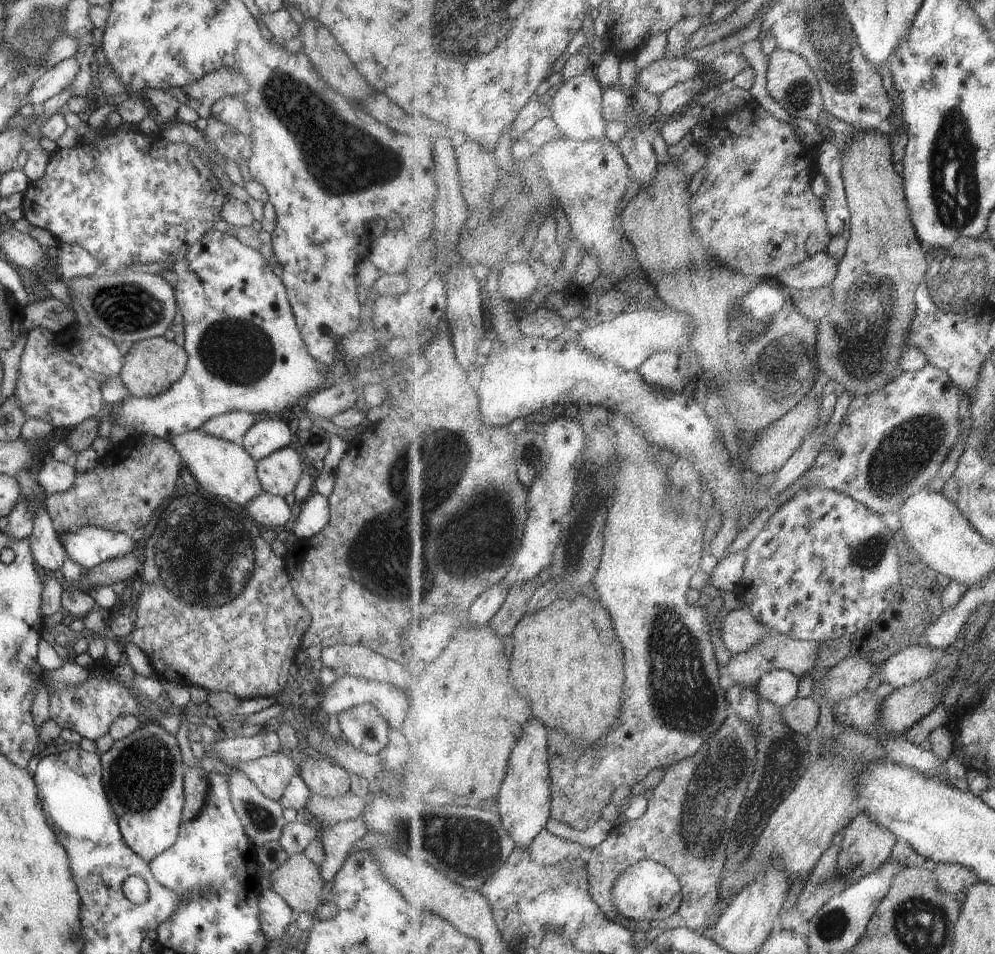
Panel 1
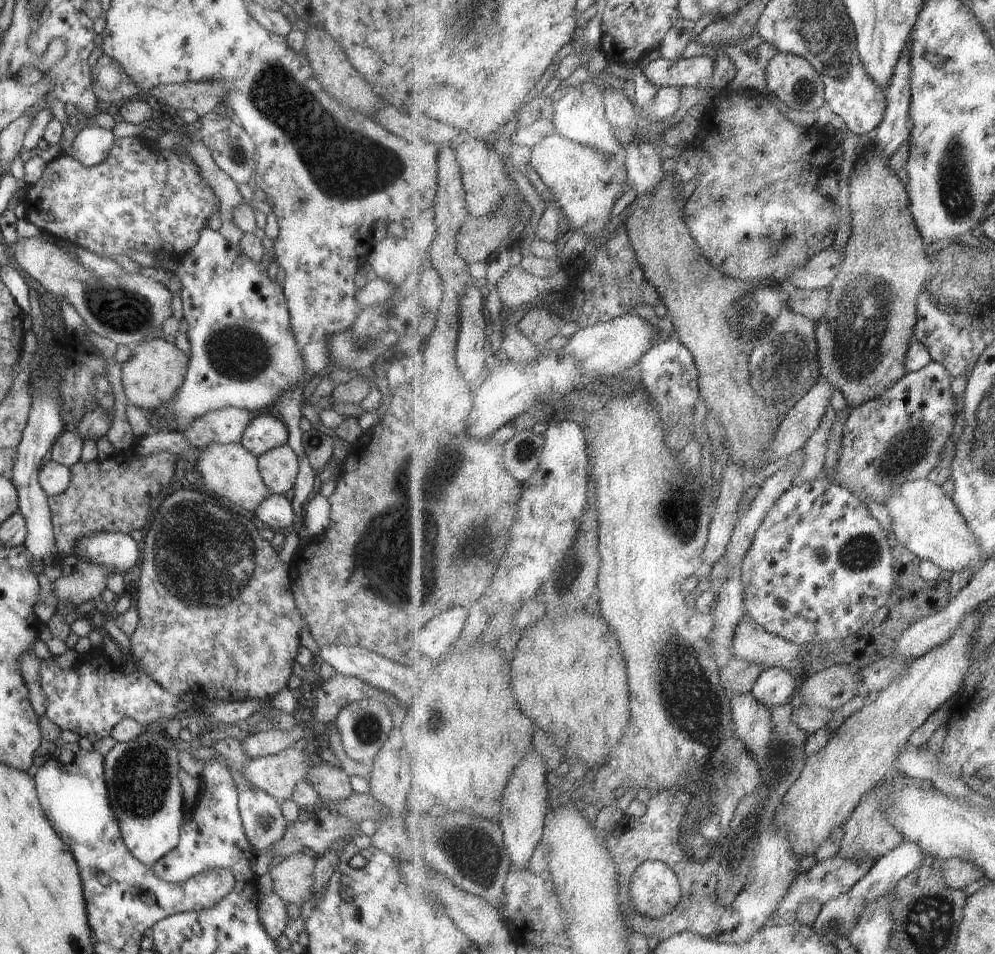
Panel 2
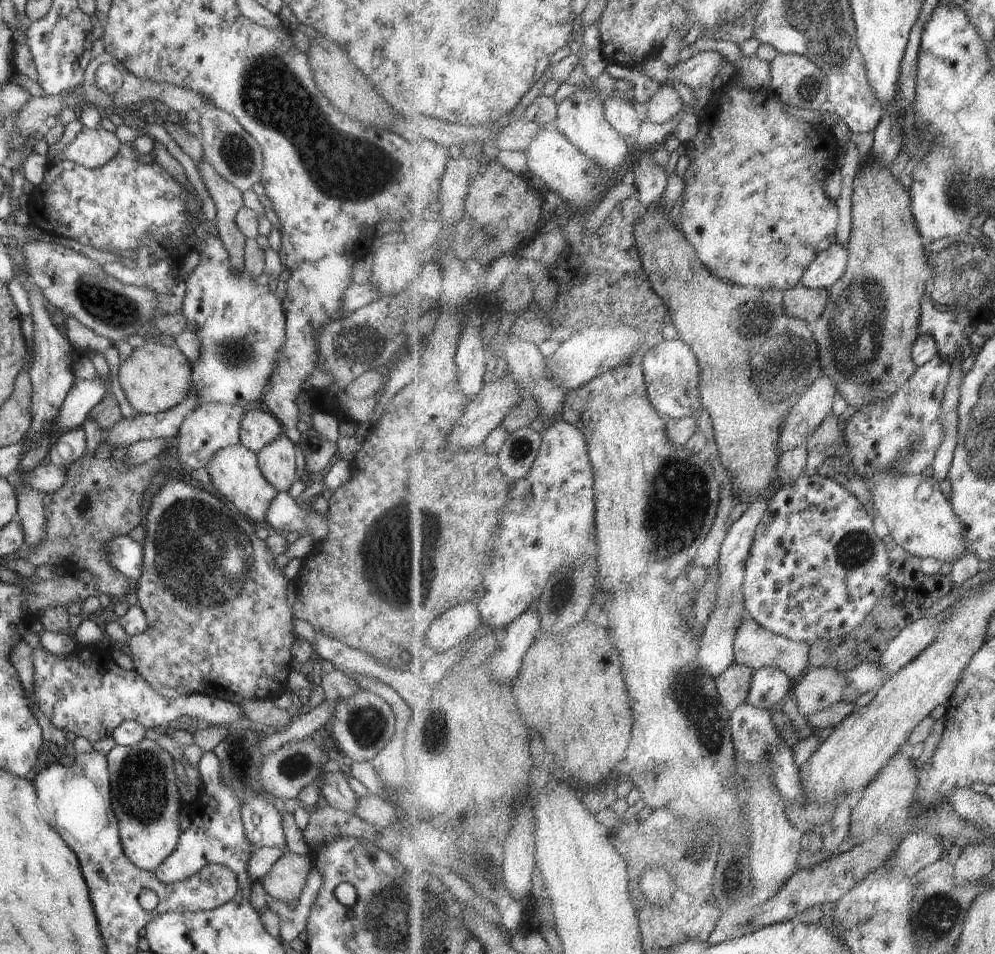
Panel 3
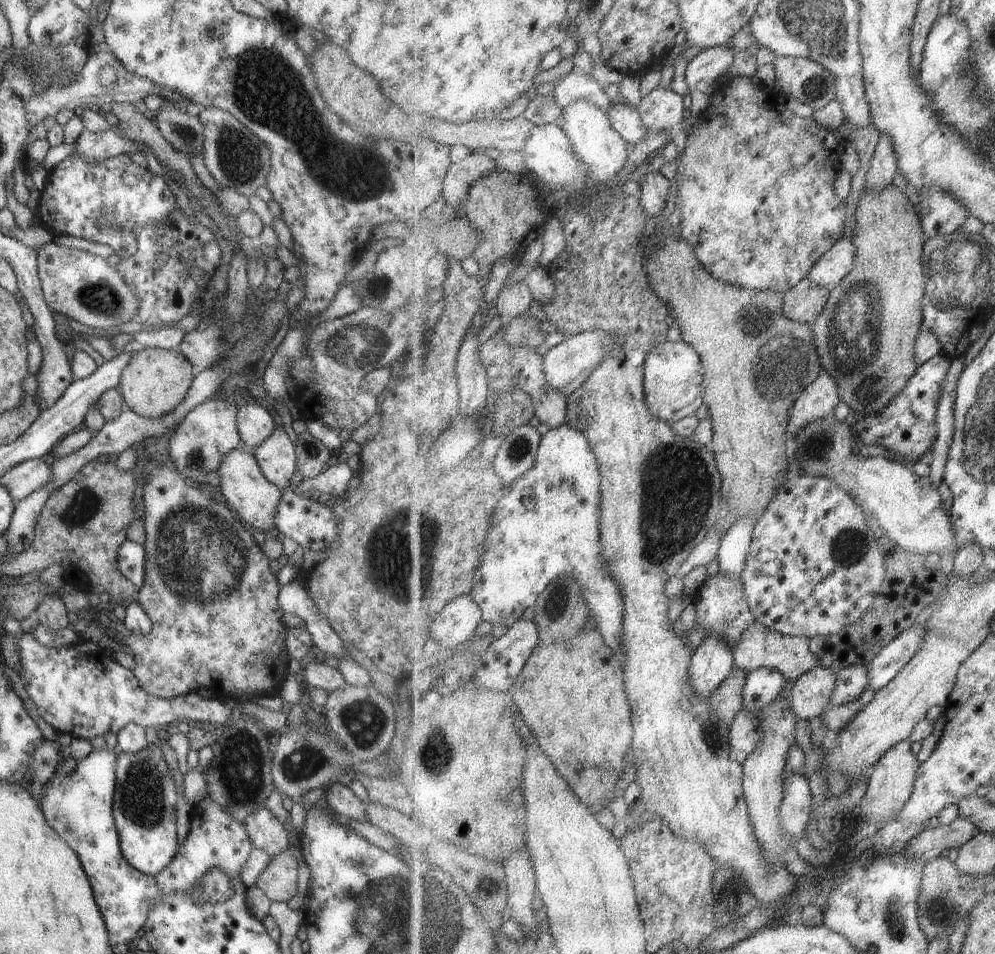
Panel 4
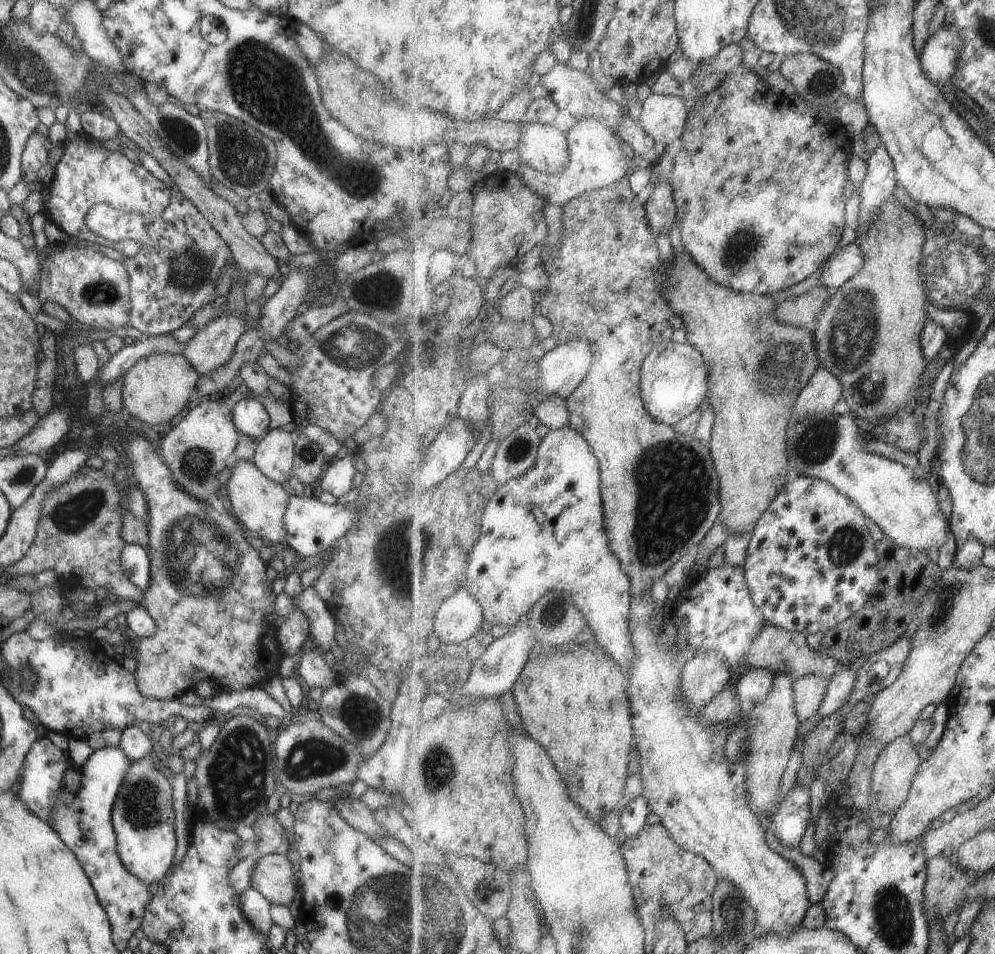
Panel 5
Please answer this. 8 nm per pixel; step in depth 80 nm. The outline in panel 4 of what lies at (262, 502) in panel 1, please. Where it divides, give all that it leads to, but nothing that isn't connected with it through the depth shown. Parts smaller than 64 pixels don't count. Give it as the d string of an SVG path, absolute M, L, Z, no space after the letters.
M286 486L282 490L281 500L277 504L275 529L280 538L290 538L299 544L303 551L324 551L337 536L339 520L335 518L329 504L320 504L317 500L310 499L308 495L294 494L293 490Z

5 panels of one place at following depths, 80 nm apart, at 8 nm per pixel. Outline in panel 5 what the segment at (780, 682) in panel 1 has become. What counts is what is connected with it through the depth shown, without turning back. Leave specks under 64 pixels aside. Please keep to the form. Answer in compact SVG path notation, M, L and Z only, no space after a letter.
M755 668L743 670L736 685L740 706L749 714L769 698L775 688L775 673Z

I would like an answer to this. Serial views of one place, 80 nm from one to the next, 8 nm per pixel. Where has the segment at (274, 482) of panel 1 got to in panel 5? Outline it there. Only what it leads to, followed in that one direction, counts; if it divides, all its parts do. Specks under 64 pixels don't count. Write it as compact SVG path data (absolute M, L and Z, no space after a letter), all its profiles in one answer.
M273 428L257 439L252 464L272 482L286 485L291 477L294 435L289 428Z

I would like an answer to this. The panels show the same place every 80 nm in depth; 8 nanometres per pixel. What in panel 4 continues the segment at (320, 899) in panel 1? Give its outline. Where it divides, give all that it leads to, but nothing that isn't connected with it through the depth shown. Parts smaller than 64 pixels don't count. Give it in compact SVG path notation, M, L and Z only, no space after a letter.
M288 850L271 857L254 885L270 902L287 903L297 892L297 860Z

